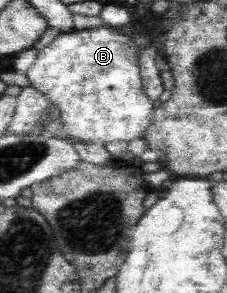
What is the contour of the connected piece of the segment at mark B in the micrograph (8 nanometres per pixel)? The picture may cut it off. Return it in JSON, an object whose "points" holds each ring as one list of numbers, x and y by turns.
{"points":[[105,26,93,29,76,30,73,34,61,34,50,46,39,52,39,61,31,68,28,78,32,87,47,94,61,107,64,132,71,138,83,142,107,142,115,140,133,140,144,135,145,128,153,116,154,104,141,94,141,77,135,59,133,40,125,34]]}

